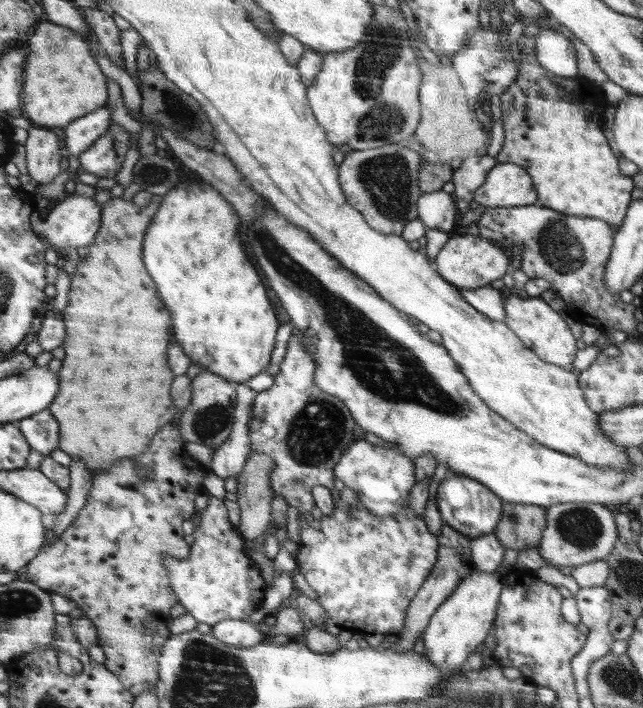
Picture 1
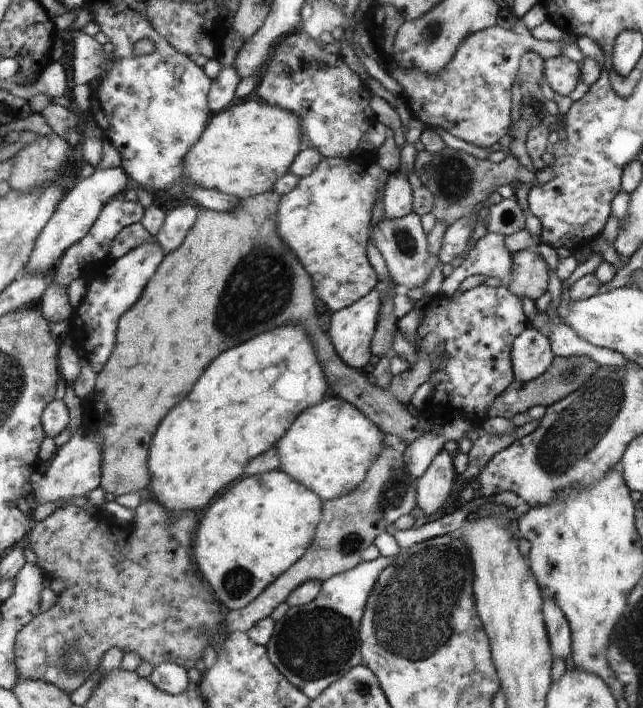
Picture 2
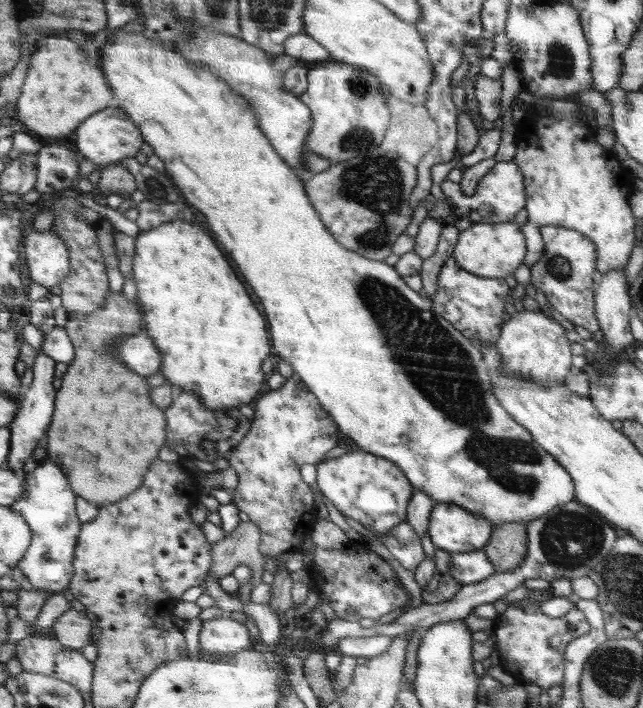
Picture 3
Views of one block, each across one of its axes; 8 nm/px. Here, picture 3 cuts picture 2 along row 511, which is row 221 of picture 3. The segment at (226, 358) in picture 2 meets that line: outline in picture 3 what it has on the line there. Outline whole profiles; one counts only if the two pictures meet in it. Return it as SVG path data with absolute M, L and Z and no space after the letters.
M184 220L168 221L159 227L142 231L135 238L135 248L132 262L132 270L134 271L133 279L137 286L137 302L144 304L142 310L146 312L143 316L148 316L146 324L148 324L148 336L152 336L152 340L156 340L156 344L160 344L160 353L163 356L163 367L160 373L166 377L166 382L178 385L182 391L190 391L198 393L202 398L202 404L209 409L232 408L248 406L248 402L252 398L256 398L256 394L260 392L262 384L264 384L264 373L260 370L262 362L272 354L272 344L270 344L270 332L268 332L268 322L262 316L262 312L258 312L258 308L254 306L246 286L238 280L238 274L234 272L234 268L230 266L230 262L226 260L226 256L222 254L222 250L216 246L214 238L208 234L206 228L202 228L198 222L184 222Z

